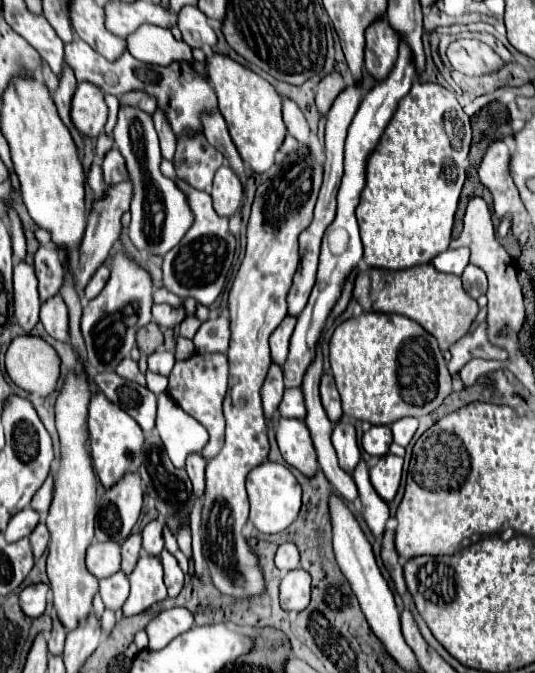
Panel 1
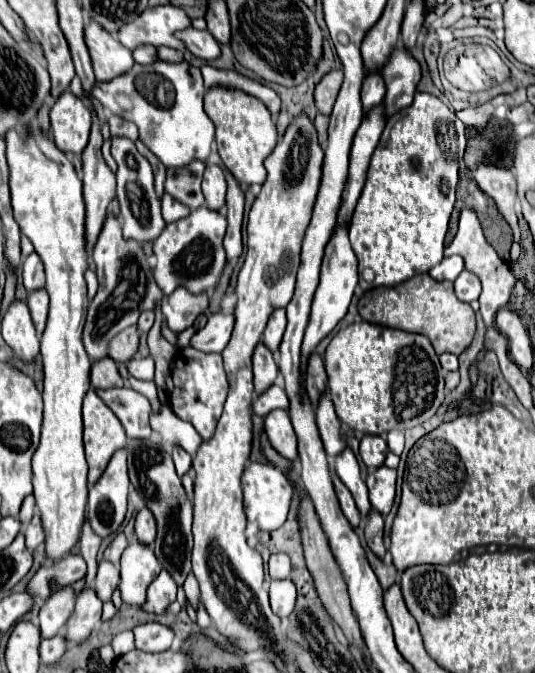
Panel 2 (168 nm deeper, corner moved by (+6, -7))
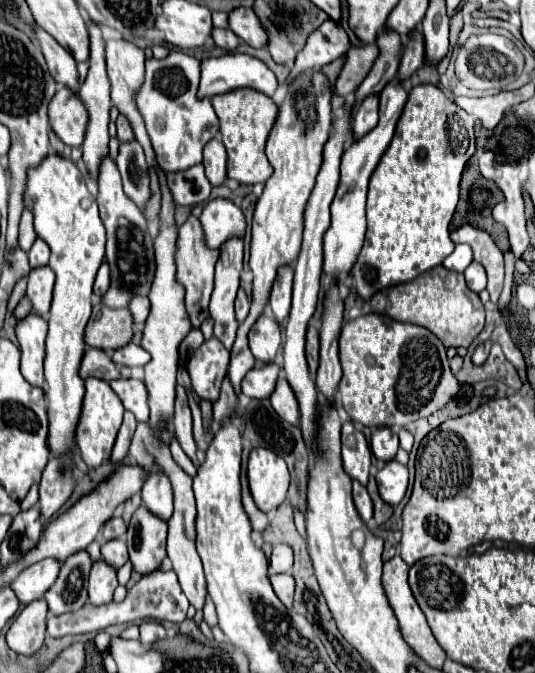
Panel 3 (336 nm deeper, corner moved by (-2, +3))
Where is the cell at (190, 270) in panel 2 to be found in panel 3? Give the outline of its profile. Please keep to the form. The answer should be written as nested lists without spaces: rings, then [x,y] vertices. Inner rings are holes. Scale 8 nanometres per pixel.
[[[225,198],[209,200],[203,206],[199,222],[203,226],[205,246],[211,250],[217,250],[231,236],[245,234],[245,216],[241,208]]]

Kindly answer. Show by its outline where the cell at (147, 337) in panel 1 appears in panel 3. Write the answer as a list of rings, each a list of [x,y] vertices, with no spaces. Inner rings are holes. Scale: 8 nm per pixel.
[[[95,304],[93,316],[85,332],[85,340],[89,346],[113,352],[127,346],[131,338],[133,338],[133,316],[129,310],[107,310],[101,304]]]

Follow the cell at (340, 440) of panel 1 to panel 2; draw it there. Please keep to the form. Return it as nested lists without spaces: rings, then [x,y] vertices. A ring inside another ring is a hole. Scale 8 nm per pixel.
[[[327,390],[319,396],[319,404],[317,404],[317,428],[319,428],[321,440],[323,440],[323,446],[325,446],[329,458],[337,456],[339,450],[343,450],[347,446],[345,436],[341,432],[341,422],[335,416],[333,402],[331,402]]]

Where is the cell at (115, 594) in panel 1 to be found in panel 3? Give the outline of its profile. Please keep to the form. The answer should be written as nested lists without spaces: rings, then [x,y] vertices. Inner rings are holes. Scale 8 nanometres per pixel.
[[[111,540],[111,542],[105,542],[101,546],[101,556],[103,560],[111,566],[111,568],[121,568],[129,556],[127,556],[127,546],[123,544],[123,540]]]

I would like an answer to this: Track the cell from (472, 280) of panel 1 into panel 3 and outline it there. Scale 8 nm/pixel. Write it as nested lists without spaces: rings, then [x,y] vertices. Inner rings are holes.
[[[473,262],[473,264],[465,270],[465,280],[467,280],[467,286],[469,286],[473,292],[481,292],[481,290],[485,288],[485,282],[487,282],[485,268],[483,268],[479,262]]]

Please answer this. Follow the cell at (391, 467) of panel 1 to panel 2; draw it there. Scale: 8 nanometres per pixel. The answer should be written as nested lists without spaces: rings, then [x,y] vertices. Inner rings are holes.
[[[379,466],[377,470],[369,472],[369,476],[365,480],[367,488],[369,488],[371,506],[381,516],[387,516],[391,512],[391,506],[395,500],[395,480],[397,480],[397,472],[387,466]]]

